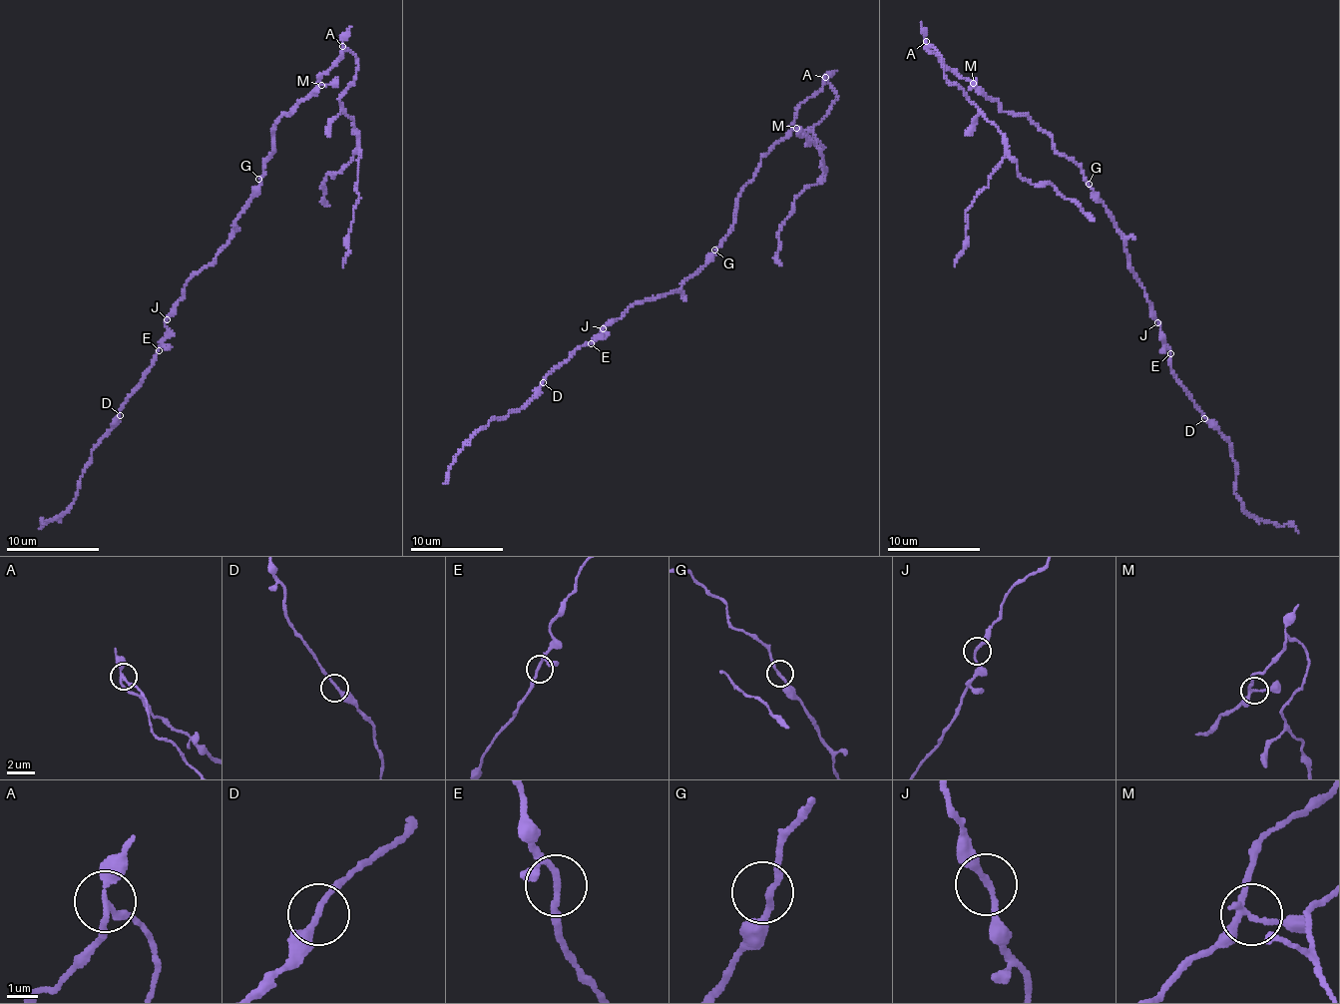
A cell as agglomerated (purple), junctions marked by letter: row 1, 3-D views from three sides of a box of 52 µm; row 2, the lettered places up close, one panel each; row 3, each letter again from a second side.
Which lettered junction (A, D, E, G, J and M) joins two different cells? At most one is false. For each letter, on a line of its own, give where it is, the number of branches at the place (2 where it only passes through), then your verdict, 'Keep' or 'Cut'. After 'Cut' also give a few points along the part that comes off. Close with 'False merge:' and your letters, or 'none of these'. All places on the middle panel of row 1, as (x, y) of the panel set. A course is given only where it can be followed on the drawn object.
A: Place: (825, 77). Branches: 3. Cut. Course of the part to remove: (826, 78), (838, 96), (813, 127), (813, 138), (826, 170), (823, 146), (817, 140), (809, 144), (803, 135)
D: Place: (543, 382). Branches: 2. Keep
E: Place: (591, 343). Branches: 3. Keep
G: Place: (714, 250). Branches: 2. Keep
J: Place: (603, 328). Branches: 2. Keep
M: Place: (796, 128). Branches: 3. Keep
False merge: A

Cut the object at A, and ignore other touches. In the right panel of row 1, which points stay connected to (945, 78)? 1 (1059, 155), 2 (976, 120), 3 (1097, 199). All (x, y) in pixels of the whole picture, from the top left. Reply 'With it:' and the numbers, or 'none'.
With it: 2

